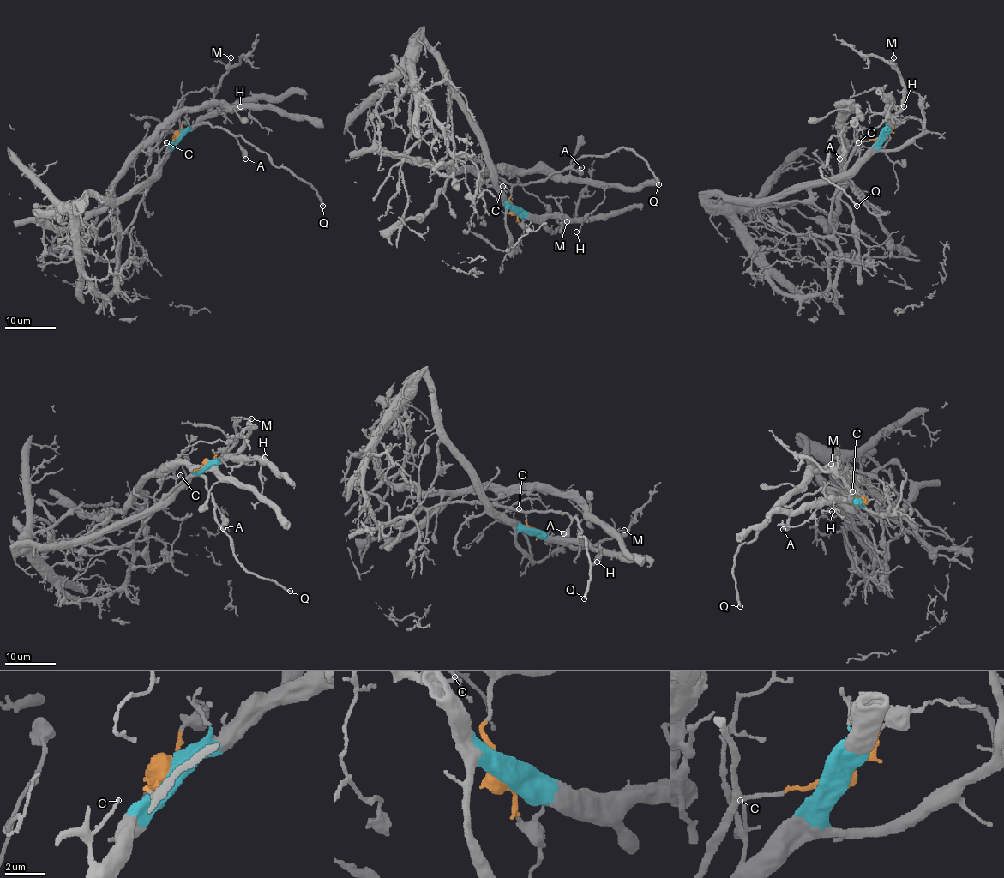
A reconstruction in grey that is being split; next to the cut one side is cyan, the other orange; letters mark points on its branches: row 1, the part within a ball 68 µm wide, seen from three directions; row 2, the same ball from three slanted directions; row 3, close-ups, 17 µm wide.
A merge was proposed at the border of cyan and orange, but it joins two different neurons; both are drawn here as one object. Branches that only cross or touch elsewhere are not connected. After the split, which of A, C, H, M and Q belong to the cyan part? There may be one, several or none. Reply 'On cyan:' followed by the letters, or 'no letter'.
On cyan: C, H, M

